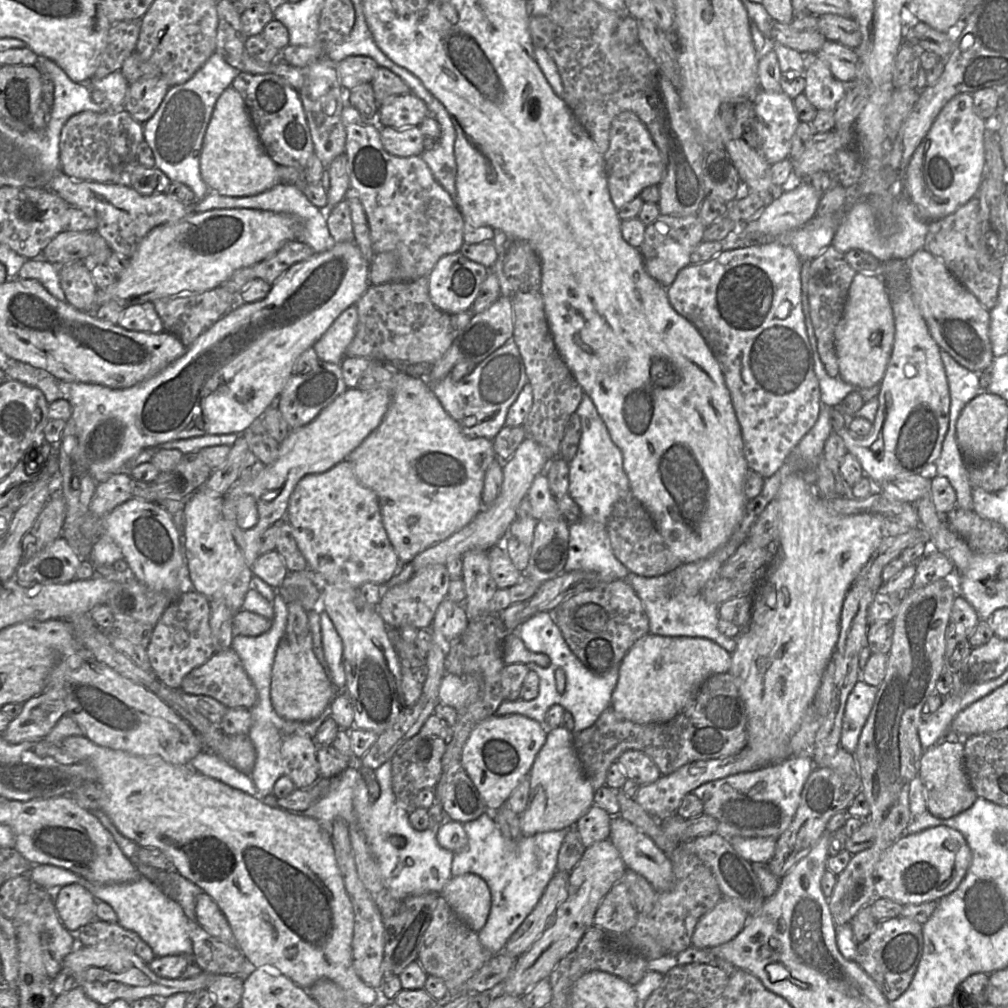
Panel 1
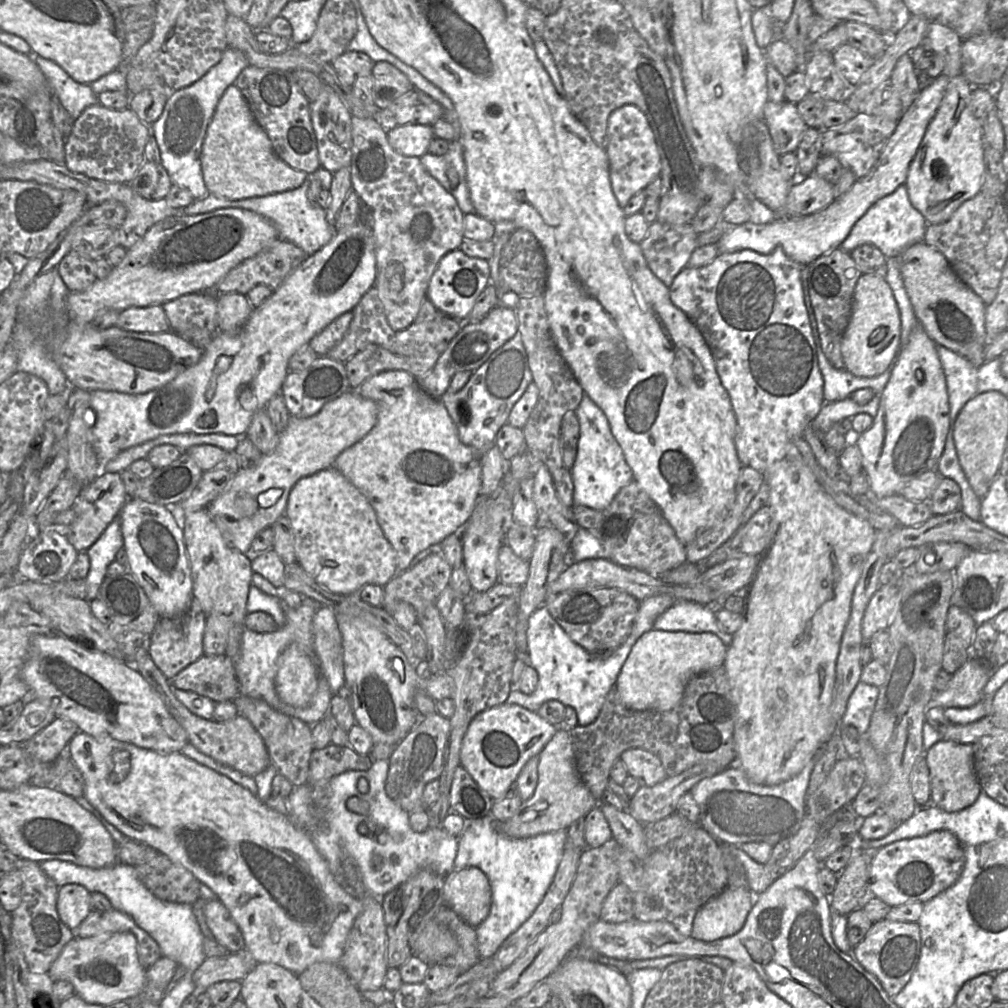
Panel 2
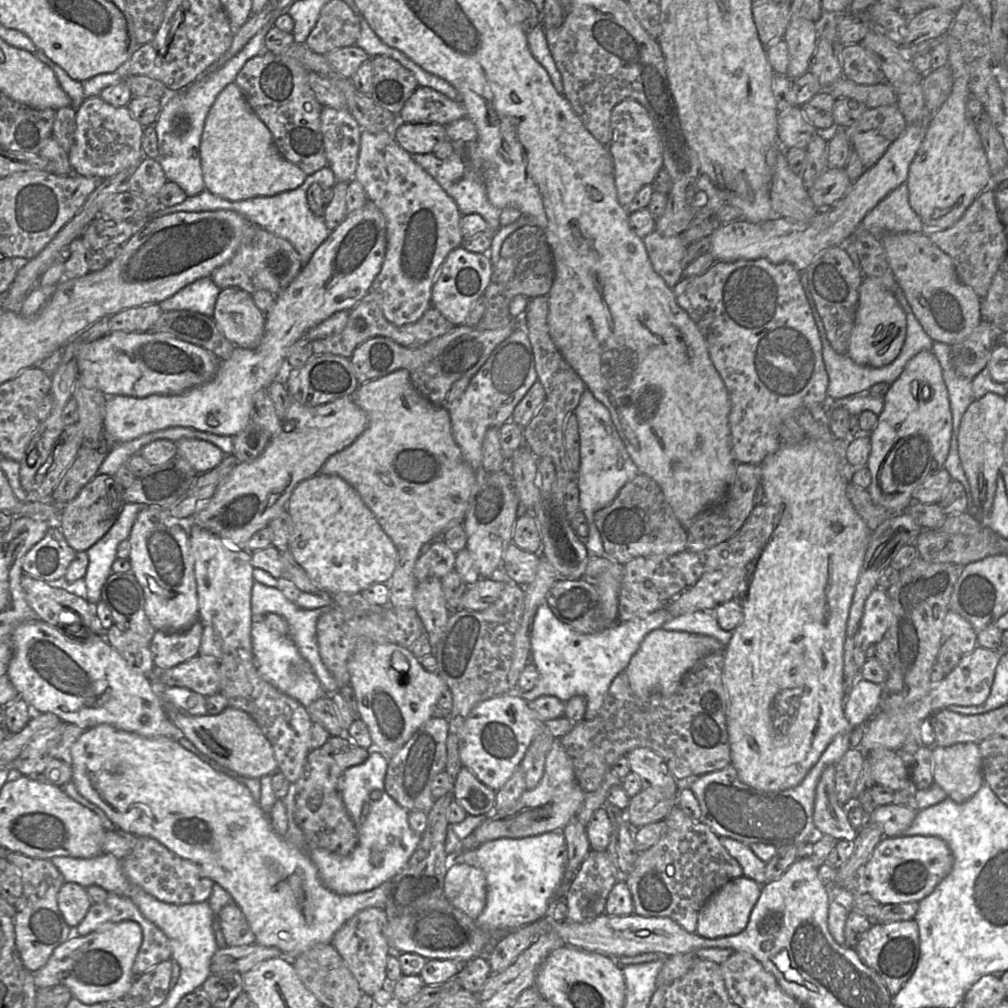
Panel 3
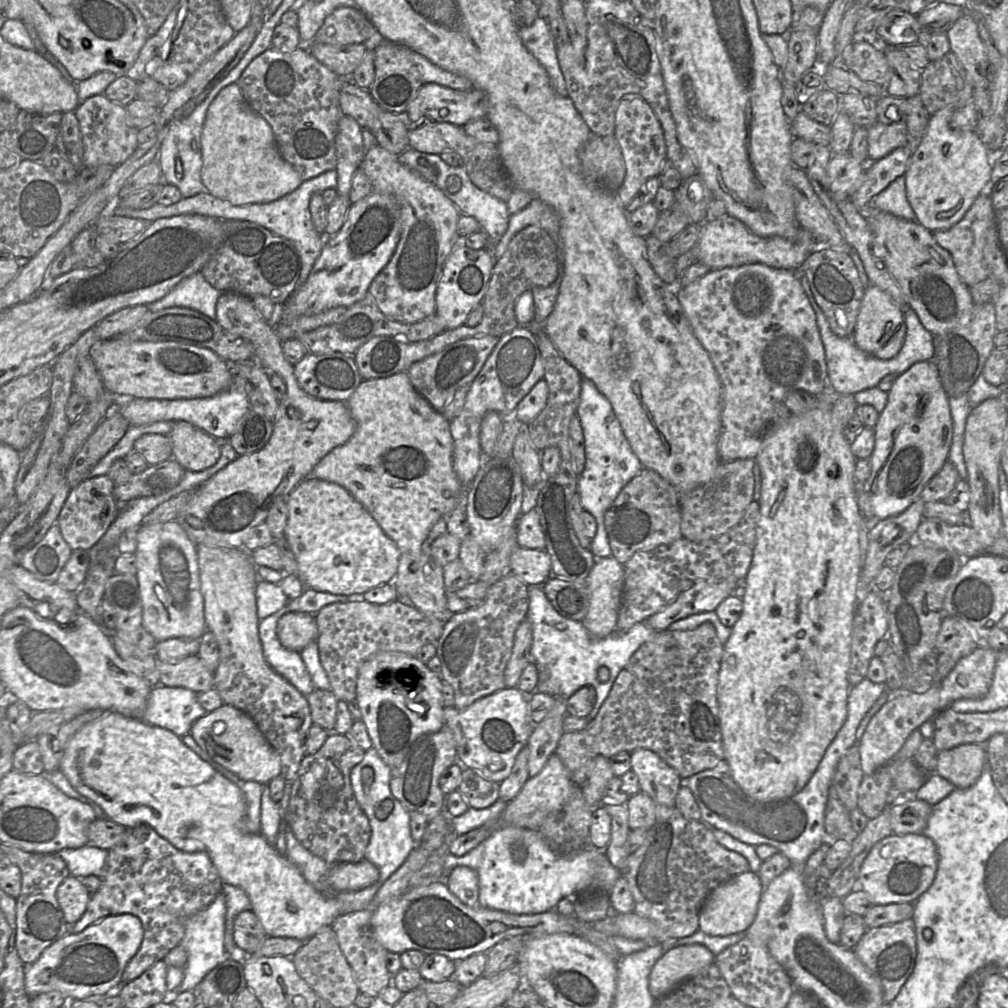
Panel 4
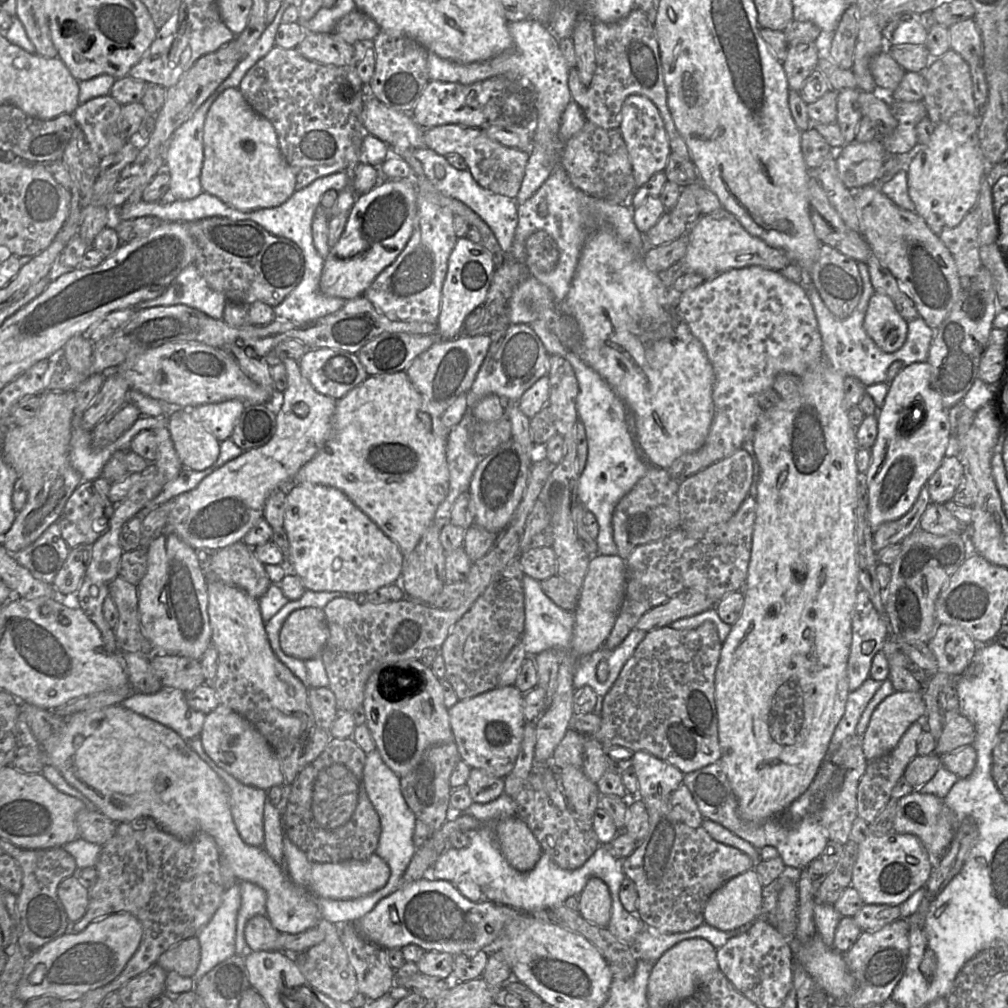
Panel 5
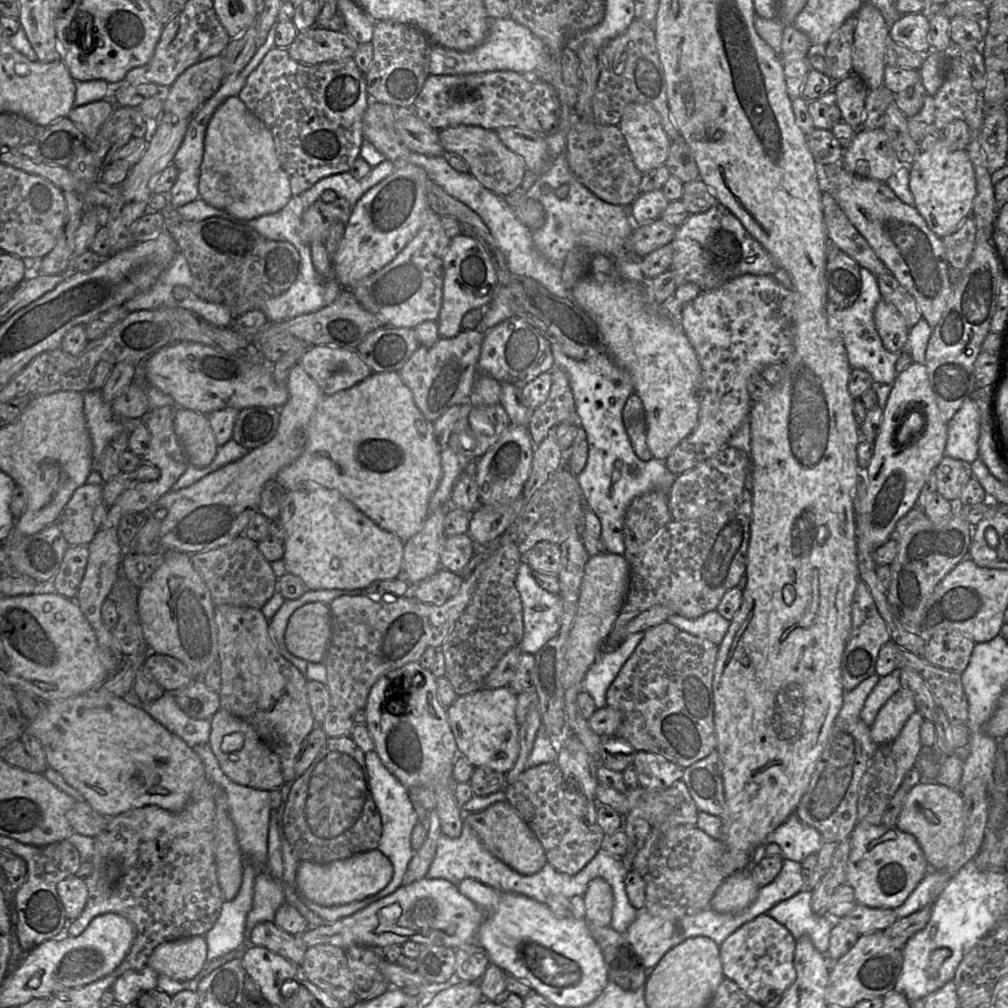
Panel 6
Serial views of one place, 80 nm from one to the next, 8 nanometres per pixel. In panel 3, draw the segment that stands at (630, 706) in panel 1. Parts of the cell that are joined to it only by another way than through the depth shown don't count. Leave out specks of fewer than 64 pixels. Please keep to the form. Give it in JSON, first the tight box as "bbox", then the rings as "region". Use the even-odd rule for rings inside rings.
{"bbox":[624,628,725,698],"region":[[[658,628],[648,633],[624,670],[635,696],[648,698],[653,694],[672,694],[683,676],[701,658],[717,652],[724,652],[725,646],[708,635]]]}

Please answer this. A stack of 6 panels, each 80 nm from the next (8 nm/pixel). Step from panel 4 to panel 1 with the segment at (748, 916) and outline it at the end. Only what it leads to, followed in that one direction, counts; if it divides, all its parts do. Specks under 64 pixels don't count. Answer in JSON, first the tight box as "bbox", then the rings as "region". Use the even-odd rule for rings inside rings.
{"bbox":[691,898,748,949],"region":[[[722,898],[698,921],[691,946],[709,949],[733,939],[748,922],[748,914],[736,903]]]}

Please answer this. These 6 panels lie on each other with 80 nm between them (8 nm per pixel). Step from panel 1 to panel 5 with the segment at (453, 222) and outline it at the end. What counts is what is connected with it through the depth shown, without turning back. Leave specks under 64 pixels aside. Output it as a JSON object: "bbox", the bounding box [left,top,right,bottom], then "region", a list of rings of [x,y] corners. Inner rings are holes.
{"bbox":[361,196,458,323],"region":[[[418,196],[417,219],[407,244],[361,296],[365,296],[389,318],[436,323],[440,313],[441,289],[447,272],[448,259],[458,239],[453,220],[454,214],[449,209]]]}

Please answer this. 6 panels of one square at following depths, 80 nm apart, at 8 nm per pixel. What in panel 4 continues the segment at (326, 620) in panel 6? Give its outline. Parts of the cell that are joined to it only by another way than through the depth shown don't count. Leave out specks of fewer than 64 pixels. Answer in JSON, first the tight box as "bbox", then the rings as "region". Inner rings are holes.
{"bbox":[276,613,318,653],"region":[[[286,613],[278,620],[276,633],[286,649],[300,653],[310,642],[317,641],[318,627],[315,614]]]}

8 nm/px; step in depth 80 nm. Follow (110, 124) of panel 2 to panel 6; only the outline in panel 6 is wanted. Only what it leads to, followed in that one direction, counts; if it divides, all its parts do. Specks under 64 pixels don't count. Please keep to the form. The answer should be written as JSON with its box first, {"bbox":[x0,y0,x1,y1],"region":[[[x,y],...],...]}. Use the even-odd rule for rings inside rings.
{"bbox":[67,98,115,145],"region":[[[105,98],[82,106],[74,106],[67,116],[83,132],[88,145],[95,140],[115,106],[112,99]]]}

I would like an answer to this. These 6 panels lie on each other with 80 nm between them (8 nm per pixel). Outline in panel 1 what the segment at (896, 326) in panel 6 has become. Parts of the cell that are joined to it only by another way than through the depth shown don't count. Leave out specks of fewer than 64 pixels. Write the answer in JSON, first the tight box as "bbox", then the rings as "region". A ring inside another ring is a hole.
{"bbox":[834,272,895,388],"region":[[[857,272],[849,287],[842,318],[834,332],[839,378],[860,388],[882,381],[894,342],[895,323],[891,296],[878,274]]]}

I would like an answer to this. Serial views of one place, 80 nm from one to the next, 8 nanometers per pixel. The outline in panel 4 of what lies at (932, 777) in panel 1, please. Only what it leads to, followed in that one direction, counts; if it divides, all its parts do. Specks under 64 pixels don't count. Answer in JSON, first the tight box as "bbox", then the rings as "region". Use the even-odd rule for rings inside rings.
{"bbox":[934,744,986,789],"region":[[[964,744],[936,755],[934,773],[958,789],[967,789],[979,779],[986,764],[984,745]]]}

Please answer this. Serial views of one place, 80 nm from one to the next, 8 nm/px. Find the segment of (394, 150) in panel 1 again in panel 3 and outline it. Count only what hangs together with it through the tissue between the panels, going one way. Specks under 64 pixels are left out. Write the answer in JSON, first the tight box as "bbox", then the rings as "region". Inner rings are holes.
{"bbox":[395,123,448,154],"region":[[[400,123],[395,141],[409,154],[432,153],[436,144],[448,140],[445,125]]]}

